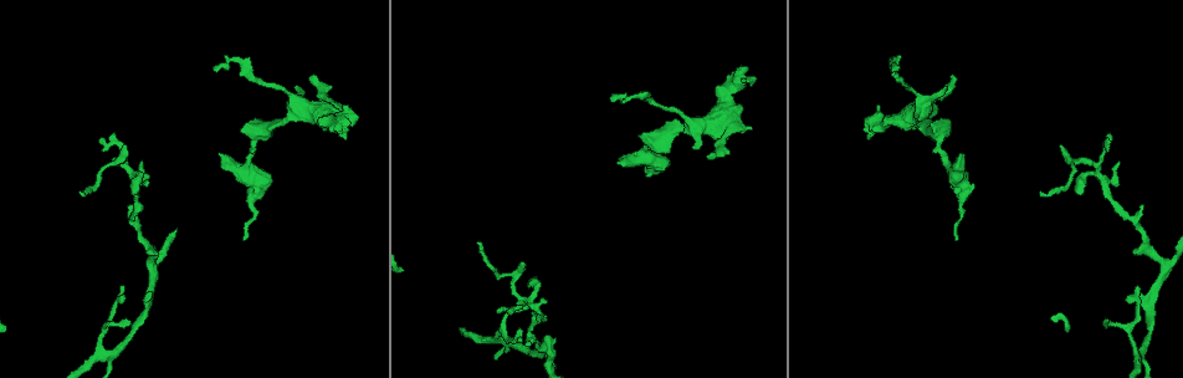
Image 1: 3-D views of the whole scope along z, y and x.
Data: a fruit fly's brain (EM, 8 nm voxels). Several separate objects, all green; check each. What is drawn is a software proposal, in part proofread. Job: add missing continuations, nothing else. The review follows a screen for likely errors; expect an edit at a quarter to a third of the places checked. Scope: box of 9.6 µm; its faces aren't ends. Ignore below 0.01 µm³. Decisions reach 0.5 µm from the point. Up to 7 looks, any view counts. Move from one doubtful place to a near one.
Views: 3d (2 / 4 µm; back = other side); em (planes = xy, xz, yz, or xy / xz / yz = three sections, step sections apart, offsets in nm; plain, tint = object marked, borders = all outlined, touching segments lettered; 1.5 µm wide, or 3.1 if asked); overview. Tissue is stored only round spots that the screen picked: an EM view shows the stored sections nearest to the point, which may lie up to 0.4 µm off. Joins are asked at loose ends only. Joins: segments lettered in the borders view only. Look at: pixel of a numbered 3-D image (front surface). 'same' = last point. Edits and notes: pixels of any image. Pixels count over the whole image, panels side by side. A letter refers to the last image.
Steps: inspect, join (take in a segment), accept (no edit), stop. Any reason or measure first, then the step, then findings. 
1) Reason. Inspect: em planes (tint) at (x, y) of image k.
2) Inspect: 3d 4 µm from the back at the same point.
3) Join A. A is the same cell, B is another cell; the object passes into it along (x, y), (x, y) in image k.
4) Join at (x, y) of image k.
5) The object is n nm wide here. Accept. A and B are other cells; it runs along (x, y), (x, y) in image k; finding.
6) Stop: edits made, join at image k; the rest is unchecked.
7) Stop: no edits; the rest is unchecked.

Tapers out. Inspect: 3d 2 µm at (478, 244) of image 1.

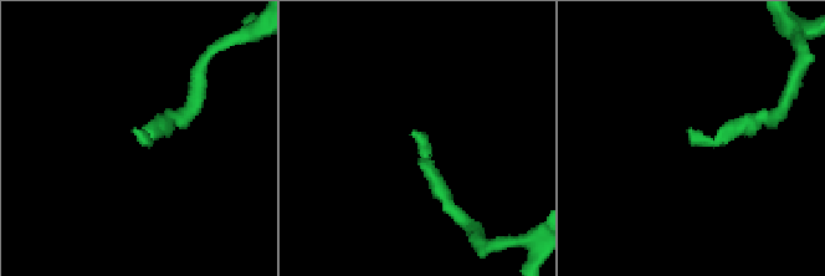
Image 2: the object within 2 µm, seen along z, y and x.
Inspect: em xz step 8 (borders) at (137, 130) of image 2.

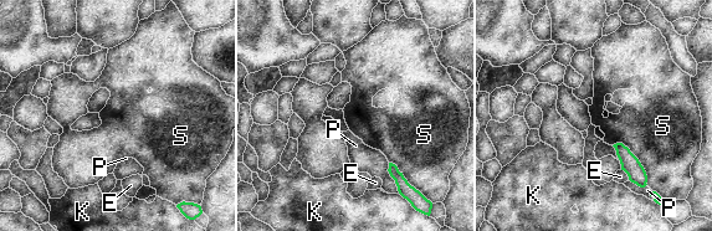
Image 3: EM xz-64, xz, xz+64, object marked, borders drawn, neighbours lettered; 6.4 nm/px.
Accept. E, K, P and S are other cells; none of them fits.

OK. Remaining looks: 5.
Thin end. Inspect: 3d 4 µm at (519, 340) of image 1.

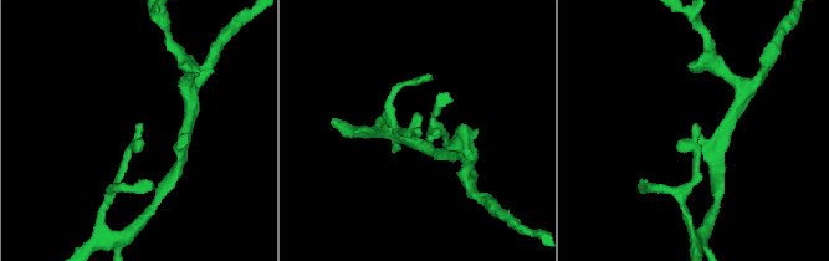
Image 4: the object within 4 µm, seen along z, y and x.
Shape alone is not enough. Inspect: em xz step 4 (borders) at (140, 124) of image 4.

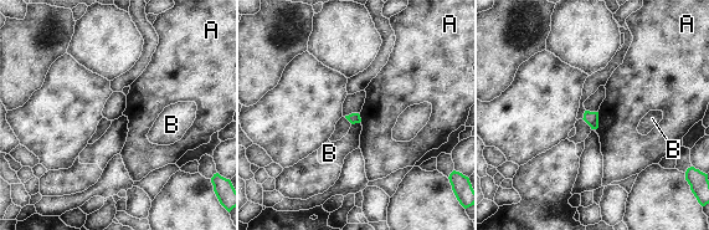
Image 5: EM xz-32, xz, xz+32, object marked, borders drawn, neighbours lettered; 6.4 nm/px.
The longest contact is with A, 120 nm. Accept. A and B are other cells; a border runs along (360, 121), (352, 124) in image 5; no lettered segment goes on from it.

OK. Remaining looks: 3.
Thin end. Inspect: 3d 4 µm from the back at (140, 161) of image 1.

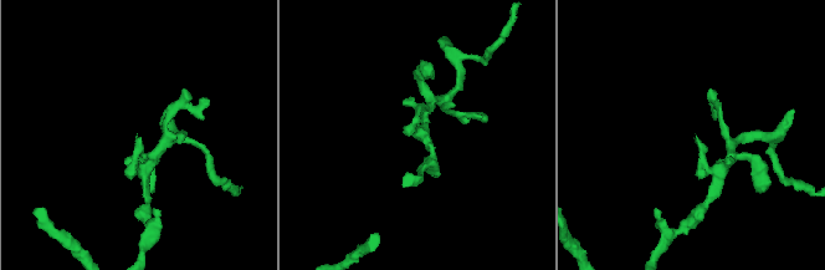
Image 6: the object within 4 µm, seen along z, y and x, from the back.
Now the EM. Inspect: em planes (plain) at (136, 136) of image 6.

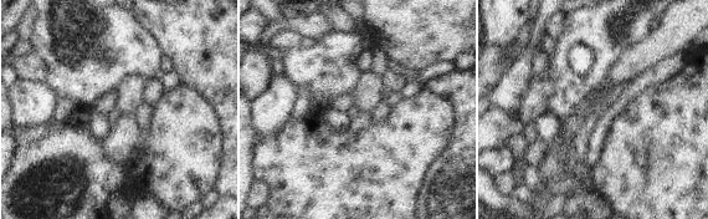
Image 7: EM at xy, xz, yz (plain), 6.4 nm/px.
See the neighbours. Inspect: em planes (borders) at the same point.

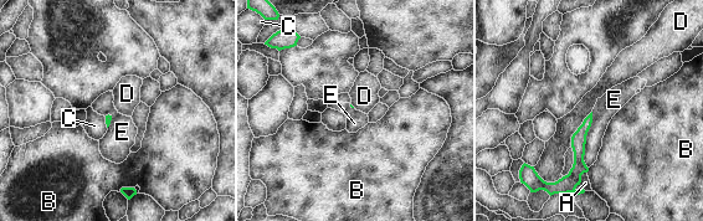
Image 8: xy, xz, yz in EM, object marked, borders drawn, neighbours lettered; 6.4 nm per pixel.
The longest contact is with E, 360 nm. Accept. A, B, C, D and E are other cells; it runs along (589, 119), (579, 137), (575, 181) in image 8; none of them fits.

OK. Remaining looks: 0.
Stop: no edits; the rest is unchecked.

